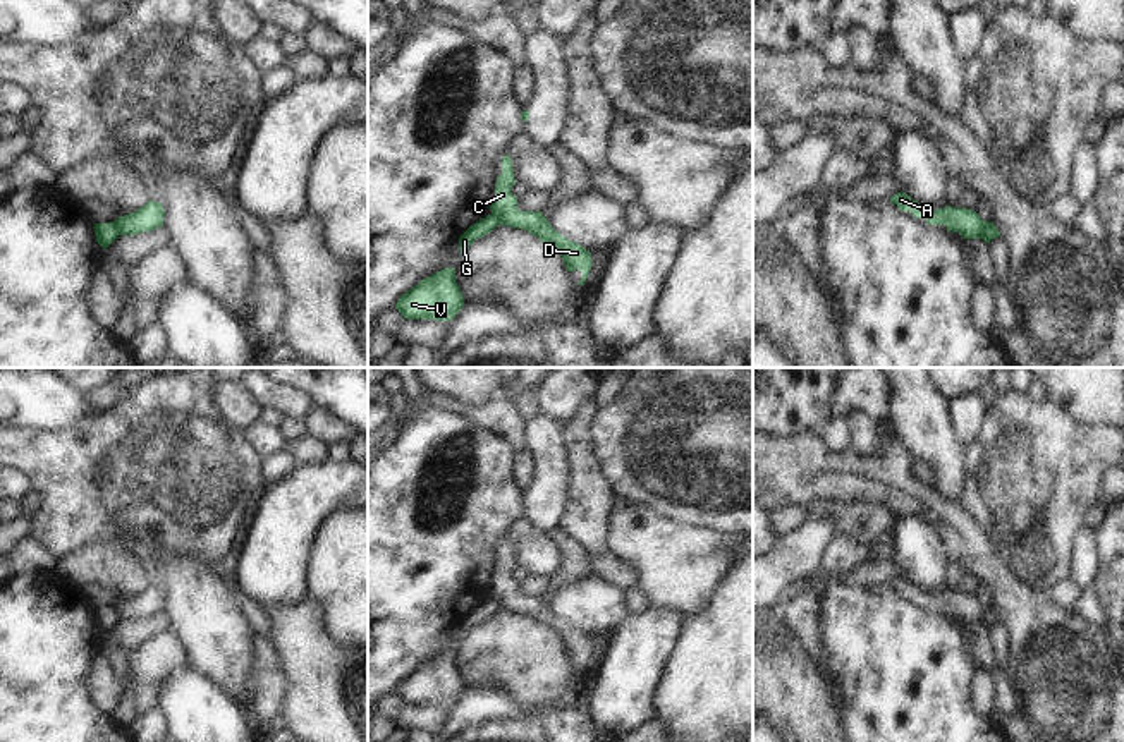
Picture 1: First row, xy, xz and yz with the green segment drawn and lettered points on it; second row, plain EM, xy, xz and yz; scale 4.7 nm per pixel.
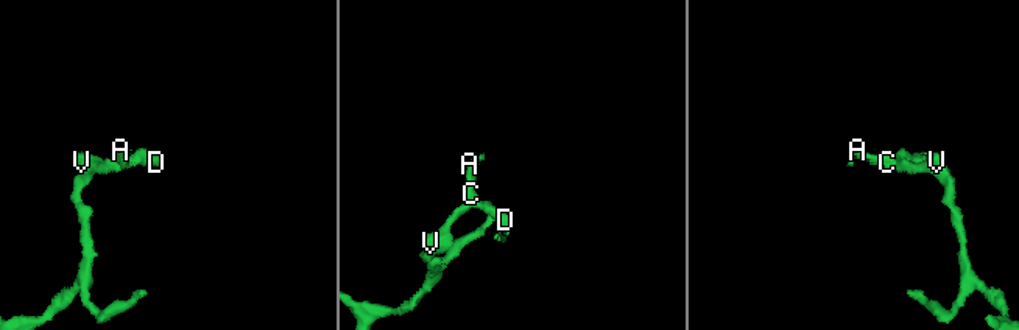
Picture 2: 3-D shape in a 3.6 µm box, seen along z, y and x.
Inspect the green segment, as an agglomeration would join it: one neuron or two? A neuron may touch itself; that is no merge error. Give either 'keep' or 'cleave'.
cleave

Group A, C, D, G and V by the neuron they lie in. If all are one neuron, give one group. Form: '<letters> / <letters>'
A C D / G V

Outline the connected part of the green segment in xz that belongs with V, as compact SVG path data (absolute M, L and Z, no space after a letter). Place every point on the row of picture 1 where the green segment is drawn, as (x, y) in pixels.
M443 268L402 294L395 309L406 319L450 321L462 306L464 297L455 282L455 268Z

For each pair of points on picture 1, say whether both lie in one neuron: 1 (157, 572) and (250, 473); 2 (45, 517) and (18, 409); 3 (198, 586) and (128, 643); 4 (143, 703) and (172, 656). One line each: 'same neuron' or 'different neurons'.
1: different neurons
2: different neurons
3: different neurons
4: same neuron

